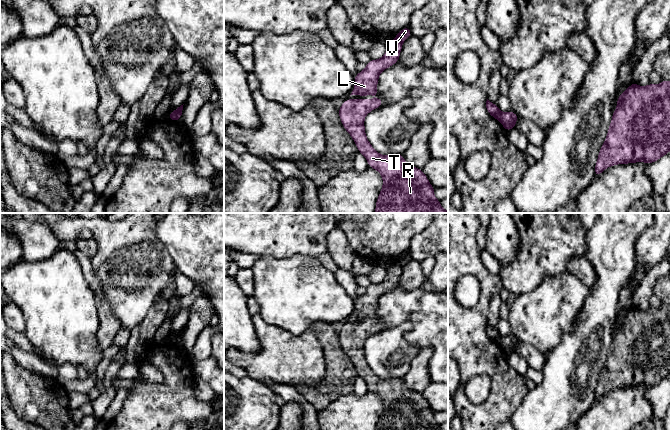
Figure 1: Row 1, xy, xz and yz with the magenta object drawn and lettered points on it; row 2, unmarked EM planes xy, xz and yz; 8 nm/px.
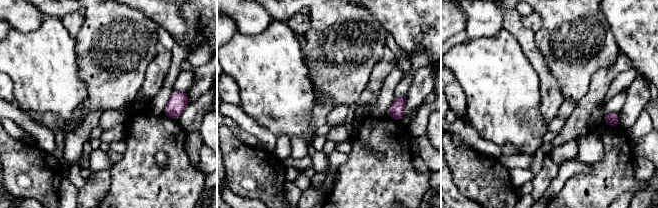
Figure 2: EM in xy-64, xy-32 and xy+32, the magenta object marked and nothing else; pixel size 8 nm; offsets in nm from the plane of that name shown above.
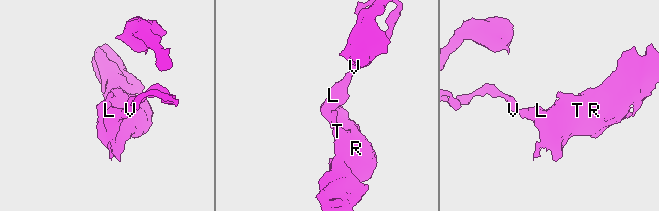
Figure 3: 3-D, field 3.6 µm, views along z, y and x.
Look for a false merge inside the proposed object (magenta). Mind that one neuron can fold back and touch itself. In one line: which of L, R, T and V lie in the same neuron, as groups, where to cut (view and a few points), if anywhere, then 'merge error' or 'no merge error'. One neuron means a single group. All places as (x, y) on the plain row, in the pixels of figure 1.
groups L R T / V; cut xz (394, 262), (401, 267); merge error

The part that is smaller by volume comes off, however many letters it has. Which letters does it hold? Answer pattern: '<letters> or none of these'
L, R, T

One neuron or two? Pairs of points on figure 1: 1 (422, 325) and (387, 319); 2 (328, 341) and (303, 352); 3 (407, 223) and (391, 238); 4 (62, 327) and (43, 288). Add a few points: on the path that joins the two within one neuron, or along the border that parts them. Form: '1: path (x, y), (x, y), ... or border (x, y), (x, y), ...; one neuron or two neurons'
1: path (413, 316), (396, 316); one neuron
2: border (310, 328), (322, 348), (326, 367); two neurons
3: path (403, 226), (395, 234); one neuron
4: path (61, 317), (60, 309), (53, 298); one neuron

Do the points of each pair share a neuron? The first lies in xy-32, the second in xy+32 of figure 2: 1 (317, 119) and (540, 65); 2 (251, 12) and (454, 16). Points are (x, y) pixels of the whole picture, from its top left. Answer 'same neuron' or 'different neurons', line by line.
1: same neuron
2: different neurons

